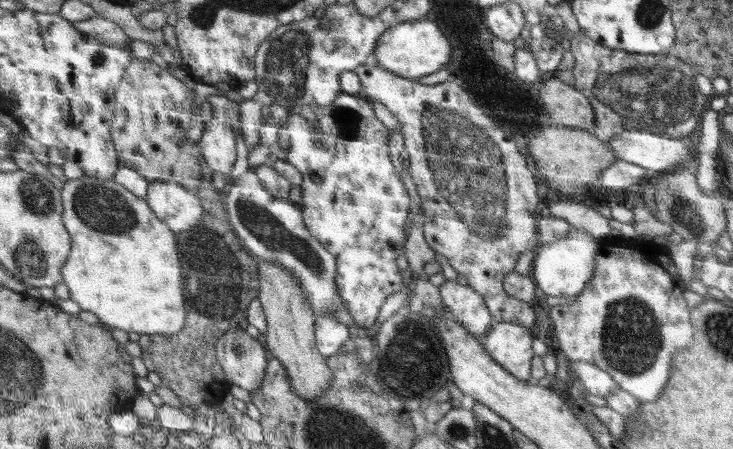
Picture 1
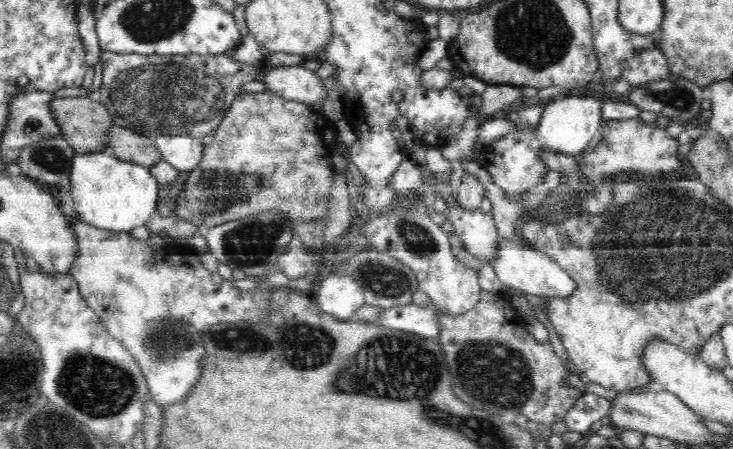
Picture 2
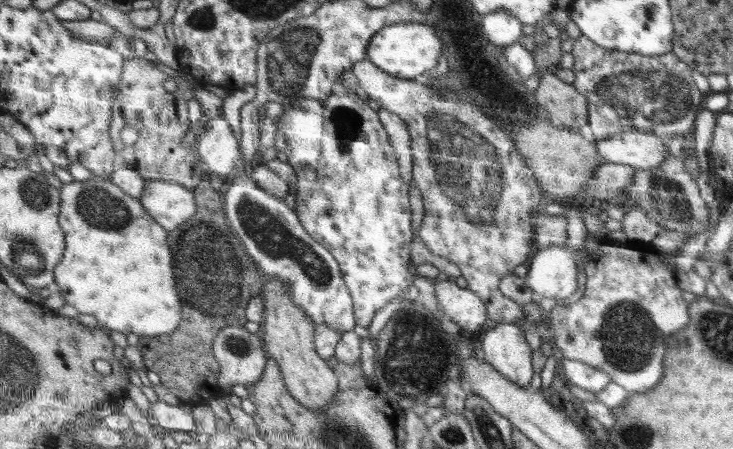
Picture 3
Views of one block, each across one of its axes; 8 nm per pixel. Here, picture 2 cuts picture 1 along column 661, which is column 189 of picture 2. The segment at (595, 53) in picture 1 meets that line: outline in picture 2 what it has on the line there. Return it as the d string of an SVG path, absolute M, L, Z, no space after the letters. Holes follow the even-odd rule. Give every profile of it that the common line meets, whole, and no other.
M102 51L99 57L102 65L102 85L95 96L98 102L105 104L113 116L113 125L127 128L152 140L161 134L192 135L206 138L222 123L226 112L233 106L234 100L242 95L242 86L260 80L263 67L254 63L246 64L229 58L224 54L136 54Z

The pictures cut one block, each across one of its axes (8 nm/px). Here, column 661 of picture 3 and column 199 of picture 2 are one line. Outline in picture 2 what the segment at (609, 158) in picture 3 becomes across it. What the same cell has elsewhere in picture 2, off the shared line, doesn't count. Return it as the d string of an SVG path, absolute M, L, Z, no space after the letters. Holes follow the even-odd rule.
M161 134L153 140L157 150L161 152L162 159L172 166L178 168L179 171L191 171L202 162L203 151L205 146L202 145L201 138L194 138L192 135L167 135Z

